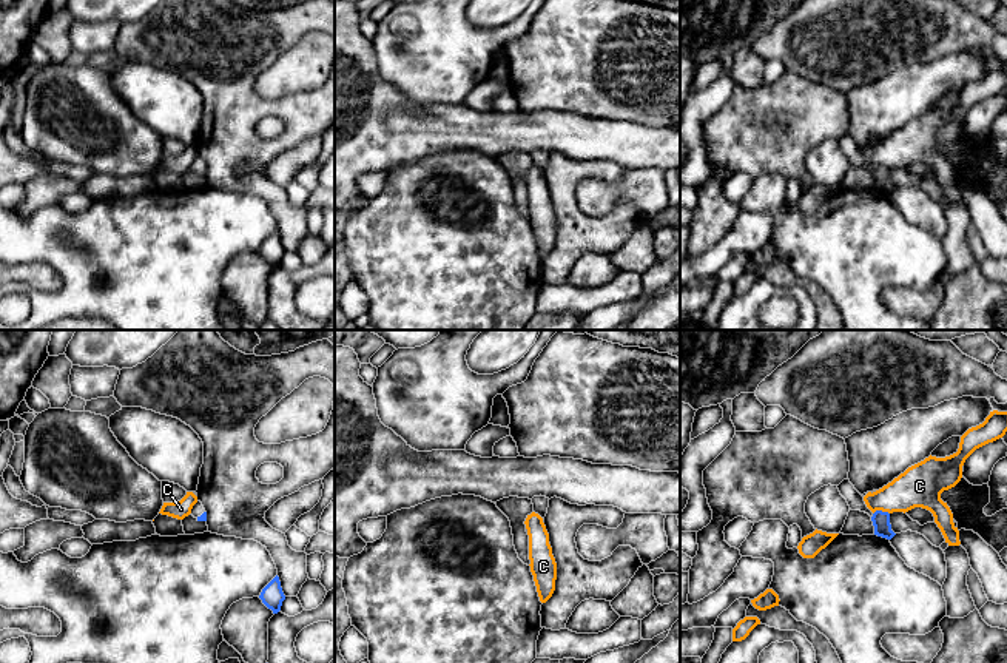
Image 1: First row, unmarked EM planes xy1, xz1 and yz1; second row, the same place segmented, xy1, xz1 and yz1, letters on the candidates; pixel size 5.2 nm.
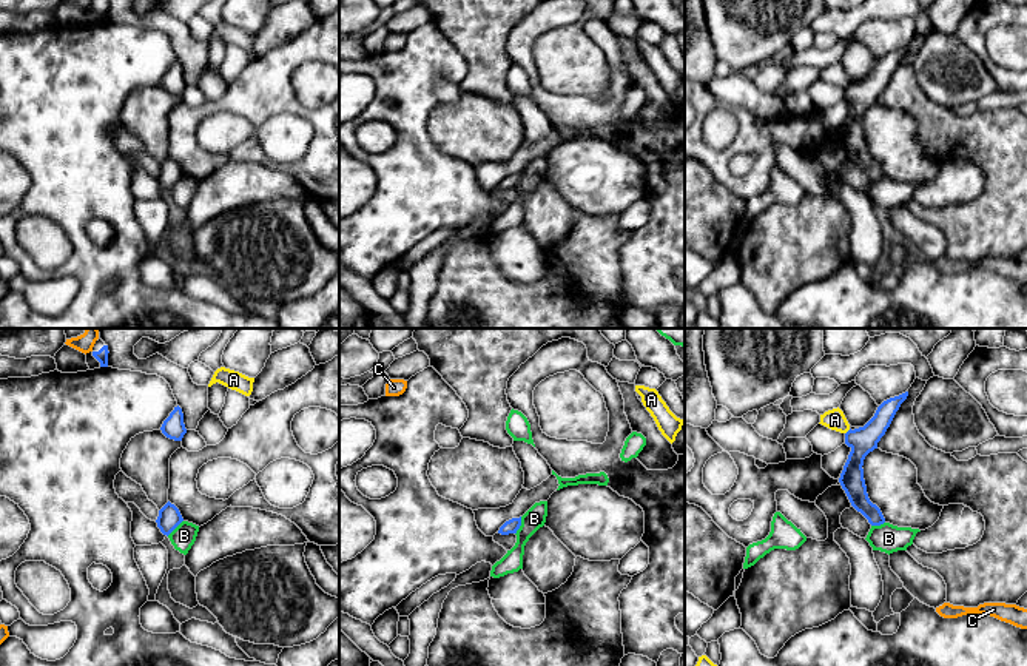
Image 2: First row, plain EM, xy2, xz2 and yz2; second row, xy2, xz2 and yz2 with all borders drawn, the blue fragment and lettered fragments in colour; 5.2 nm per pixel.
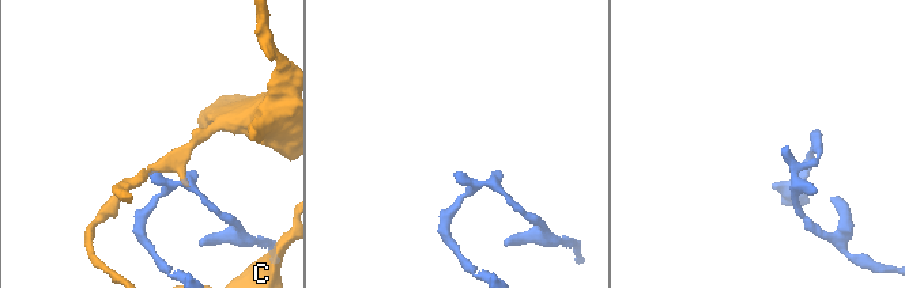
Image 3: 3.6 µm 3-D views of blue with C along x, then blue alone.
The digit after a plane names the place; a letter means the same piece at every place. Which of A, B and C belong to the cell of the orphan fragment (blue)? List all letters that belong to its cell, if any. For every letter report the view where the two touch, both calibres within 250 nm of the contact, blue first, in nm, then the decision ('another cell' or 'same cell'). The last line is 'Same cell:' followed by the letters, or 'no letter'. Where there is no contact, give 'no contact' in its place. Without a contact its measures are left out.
A: meets blue in yz2; 140 nm thick on the blue side, 110 nm on the other; another cell
B: meets blue in xz2; 70 nm thick on the blue side, 110 nm on the other; another cell
C: meets blue in yz1; 100 nm thick on the blue side, 220 nm on the other; another cell
Same cell: no letter

